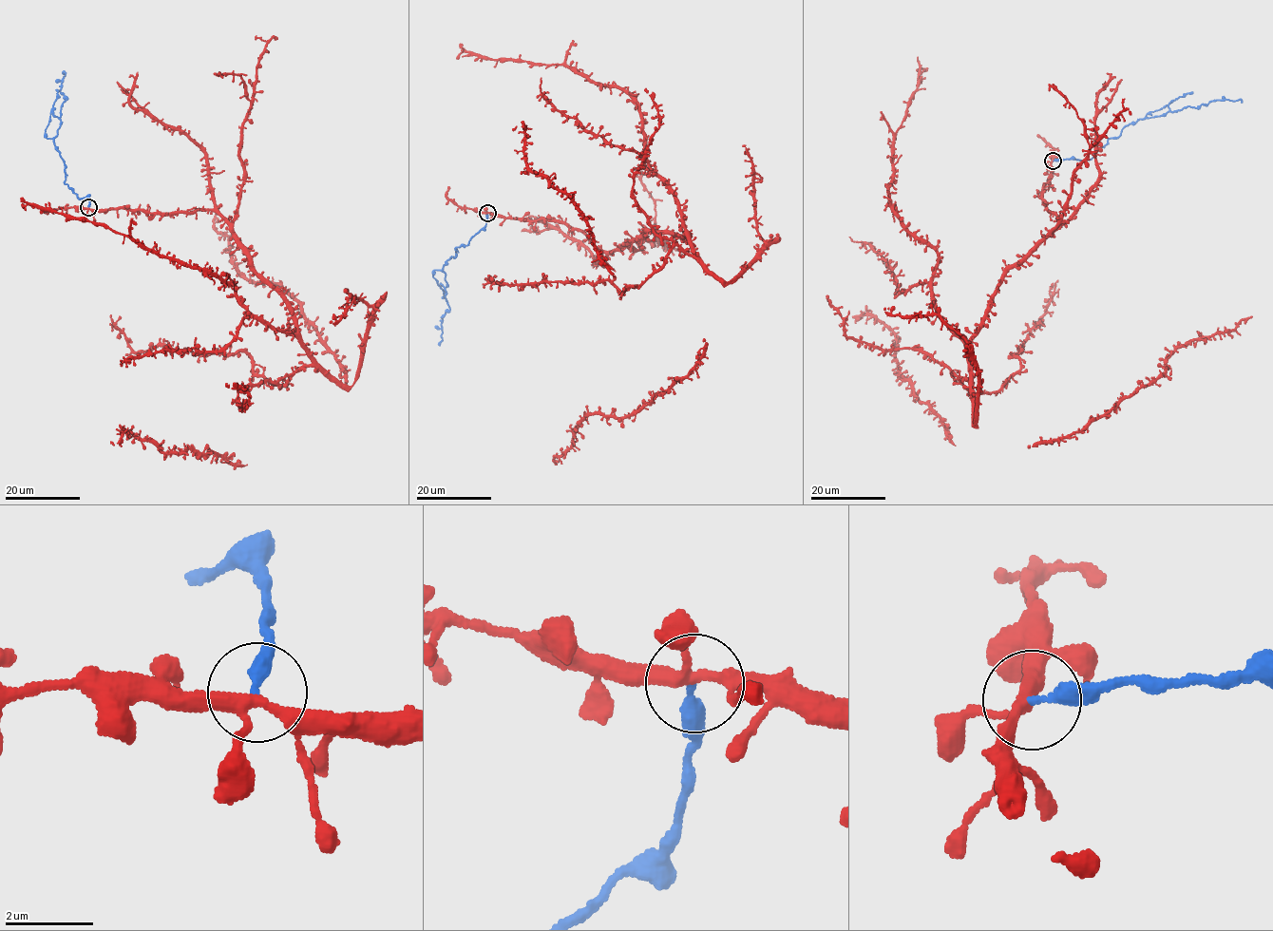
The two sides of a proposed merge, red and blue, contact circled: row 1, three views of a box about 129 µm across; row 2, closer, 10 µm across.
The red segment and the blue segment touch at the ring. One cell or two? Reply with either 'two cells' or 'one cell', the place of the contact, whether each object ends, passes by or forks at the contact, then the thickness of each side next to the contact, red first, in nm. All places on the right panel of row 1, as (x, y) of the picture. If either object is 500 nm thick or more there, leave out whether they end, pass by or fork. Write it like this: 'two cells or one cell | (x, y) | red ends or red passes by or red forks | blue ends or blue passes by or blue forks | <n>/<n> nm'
two cells | (1053, 161) | red forks | blue ends | 240/280 nm

